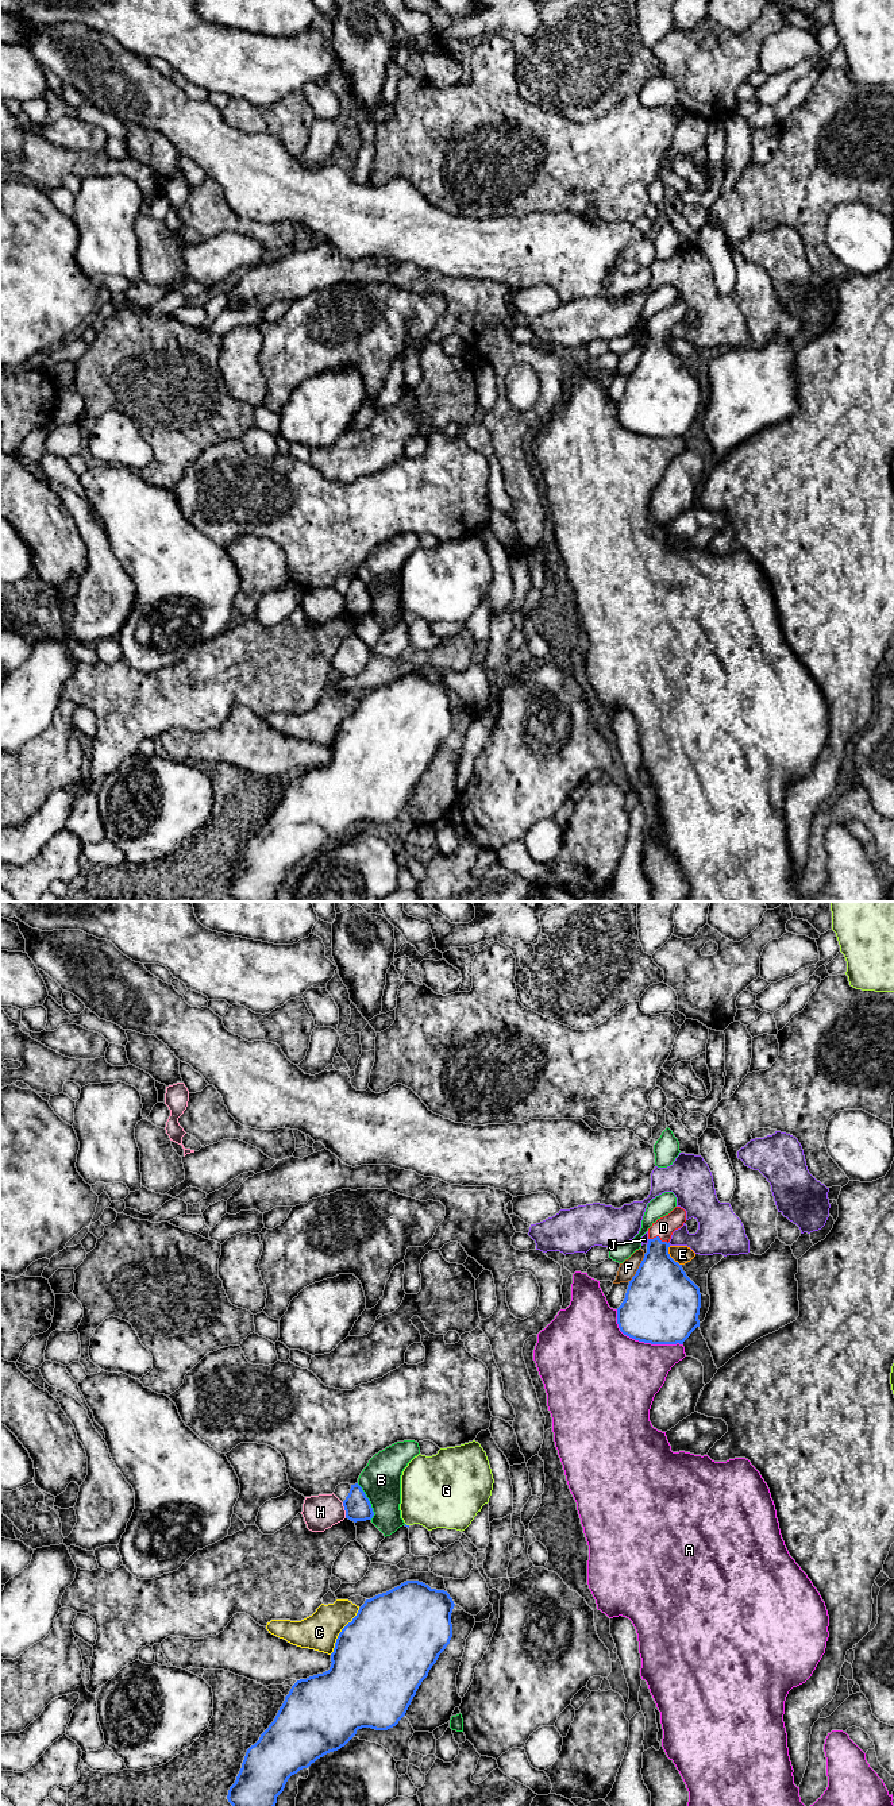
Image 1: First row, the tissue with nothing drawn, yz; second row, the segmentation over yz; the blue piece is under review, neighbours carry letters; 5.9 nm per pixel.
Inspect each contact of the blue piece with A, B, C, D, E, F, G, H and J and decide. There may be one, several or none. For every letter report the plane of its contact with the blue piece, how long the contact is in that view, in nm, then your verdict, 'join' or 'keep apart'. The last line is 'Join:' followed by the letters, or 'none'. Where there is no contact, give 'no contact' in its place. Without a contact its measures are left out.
A: contact in yz; length 460 nm; keep apart
B: contact in yz; length 240 nm; keep apart
C: contact in yz; length 340 nm; keep apart
D: contact in yz; length 120 nm; join
E: contact in yz; length 140 nm; keep apart
F: contact in yz; length 190 nm; keep apart
G: contact in yz; length 30 nm; keep apart
H: contact in yz; length 100 nm; keep apart
J: contact in yz; length 40 nm; keep apart
Join: D

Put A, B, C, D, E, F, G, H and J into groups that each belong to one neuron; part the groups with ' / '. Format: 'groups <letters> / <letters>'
groups A / B / C / D / E / F / G / H / J

